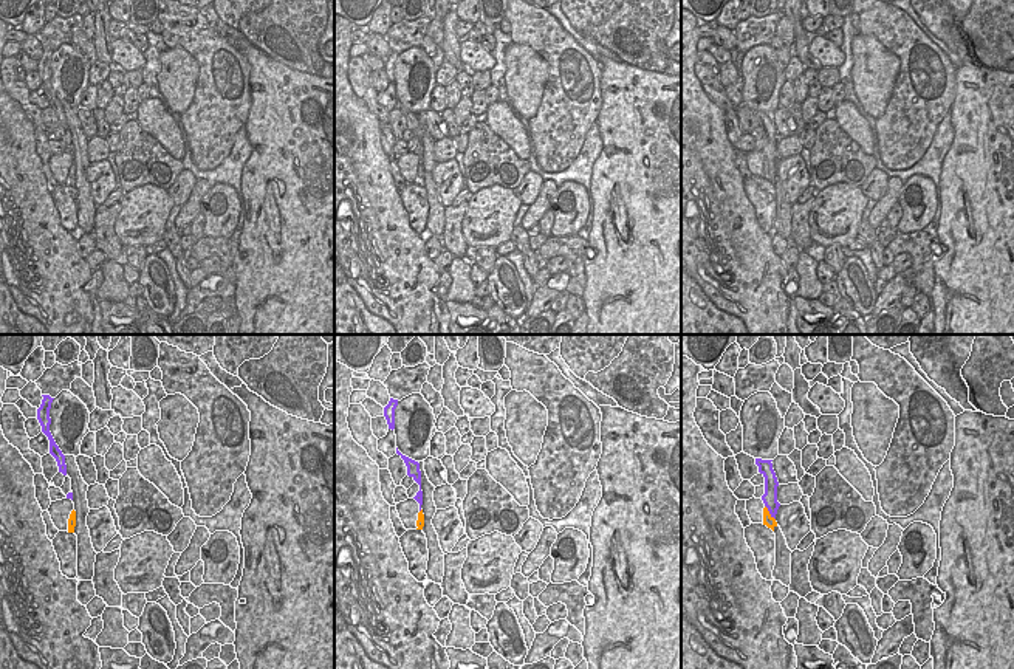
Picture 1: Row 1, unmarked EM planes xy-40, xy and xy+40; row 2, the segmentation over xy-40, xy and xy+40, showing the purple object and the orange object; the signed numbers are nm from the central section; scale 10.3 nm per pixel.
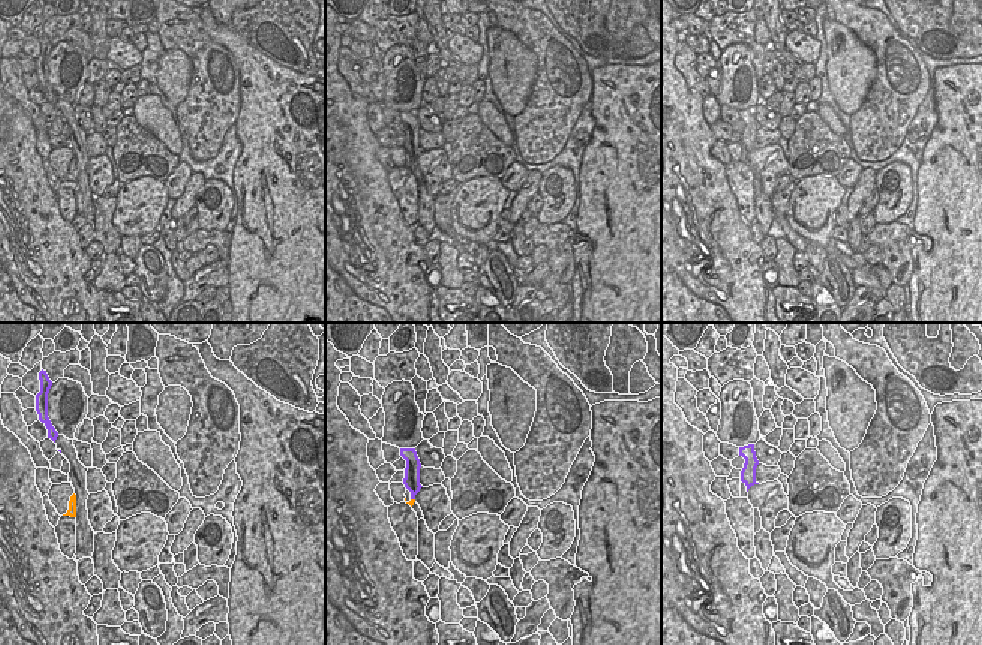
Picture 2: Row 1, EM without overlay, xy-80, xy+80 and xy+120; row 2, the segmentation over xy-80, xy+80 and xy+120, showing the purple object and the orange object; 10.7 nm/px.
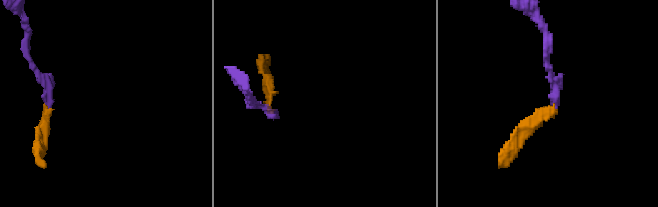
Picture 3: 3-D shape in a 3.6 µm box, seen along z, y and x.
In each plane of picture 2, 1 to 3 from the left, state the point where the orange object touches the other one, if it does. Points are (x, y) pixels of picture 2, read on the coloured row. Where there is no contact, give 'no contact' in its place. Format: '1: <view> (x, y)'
1: no contact
2: xy+80 (413, 498)
3: no contact

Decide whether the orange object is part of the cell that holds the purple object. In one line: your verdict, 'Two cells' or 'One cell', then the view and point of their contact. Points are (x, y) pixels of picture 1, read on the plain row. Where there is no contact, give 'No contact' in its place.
Two cells. Touches purple at xy+40 (770, 166)

